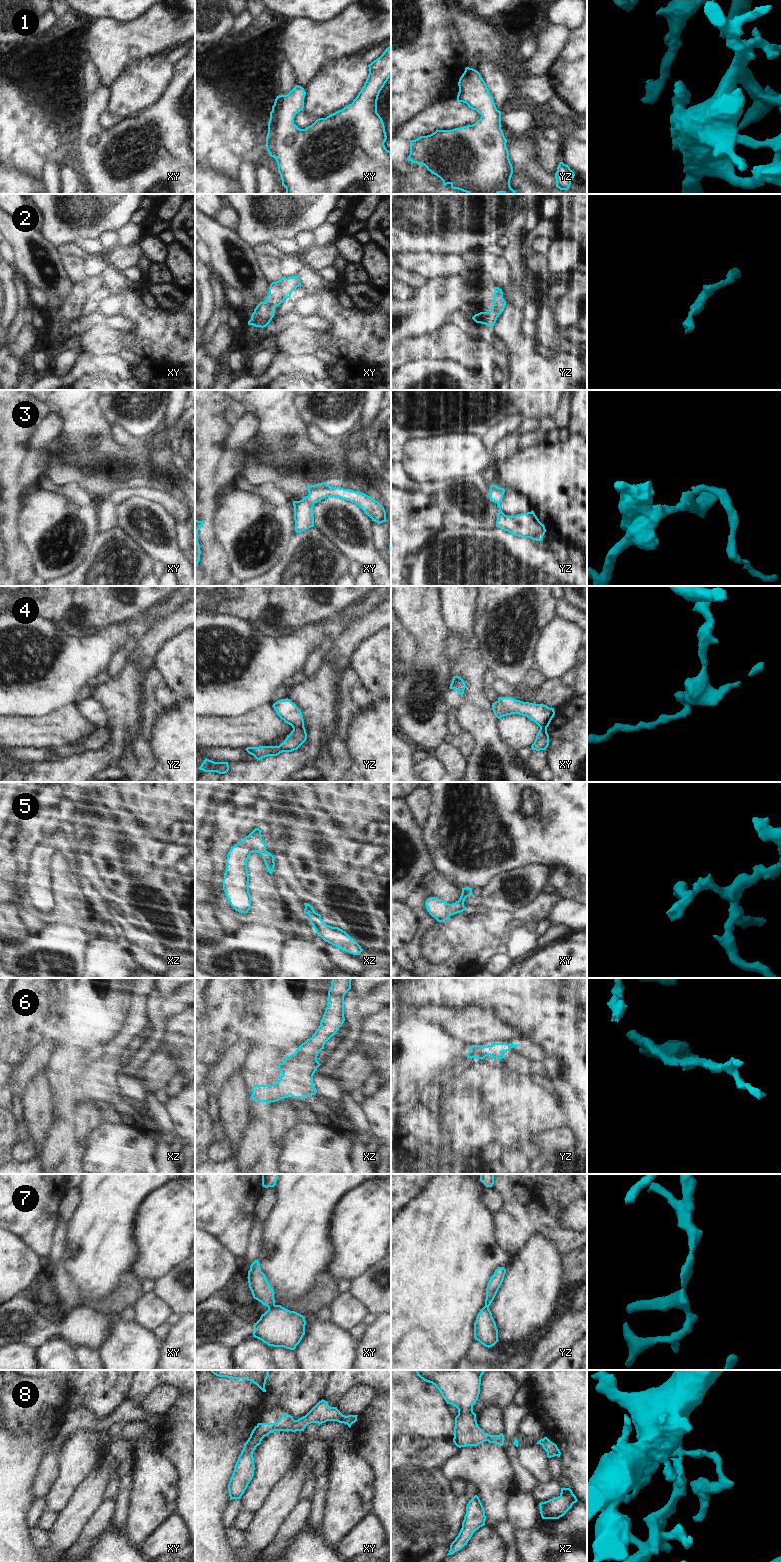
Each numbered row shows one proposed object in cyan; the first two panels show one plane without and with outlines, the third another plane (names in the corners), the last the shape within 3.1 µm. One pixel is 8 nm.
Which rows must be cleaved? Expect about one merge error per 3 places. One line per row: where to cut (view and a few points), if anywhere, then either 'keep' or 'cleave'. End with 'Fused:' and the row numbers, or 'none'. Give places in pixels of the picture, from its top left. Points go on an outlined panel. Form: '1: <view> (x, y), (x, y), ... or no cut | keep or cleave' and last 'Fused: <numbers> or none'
1: no cut | keep
2: no cut | keep
3: no cut | keep
4: yz (303, 725), (293, 728) | cleave
5: no cut | keep
6: no cut | keep
7: xy (275, 1305), (268, 1309) | cleave
8: no cut | keep
Fused: 4, 7

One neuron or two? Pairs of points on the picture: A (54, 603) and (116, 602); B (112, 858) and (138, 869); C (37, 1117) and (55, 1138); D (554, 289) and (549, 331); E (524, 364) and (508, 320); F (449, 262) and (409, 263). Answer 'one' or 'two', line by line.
A: one
B: one
C: two
D: one
E: one
F: one

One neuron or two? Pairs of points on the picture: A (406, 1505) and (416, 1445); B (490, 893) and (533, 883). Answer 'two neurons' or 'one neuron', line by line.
A: one neuron
B: one neuron

